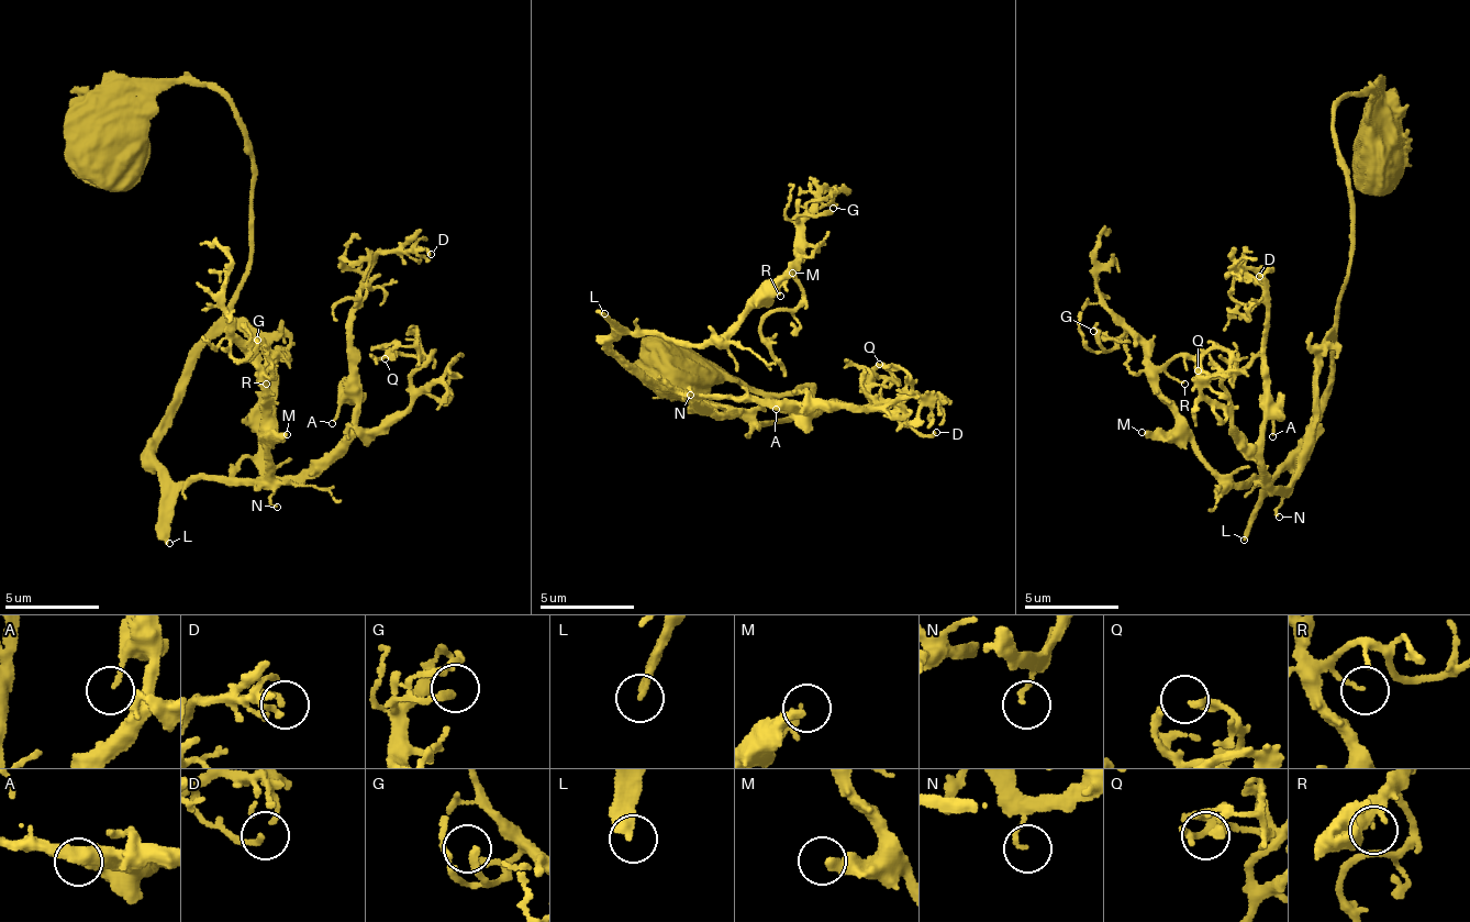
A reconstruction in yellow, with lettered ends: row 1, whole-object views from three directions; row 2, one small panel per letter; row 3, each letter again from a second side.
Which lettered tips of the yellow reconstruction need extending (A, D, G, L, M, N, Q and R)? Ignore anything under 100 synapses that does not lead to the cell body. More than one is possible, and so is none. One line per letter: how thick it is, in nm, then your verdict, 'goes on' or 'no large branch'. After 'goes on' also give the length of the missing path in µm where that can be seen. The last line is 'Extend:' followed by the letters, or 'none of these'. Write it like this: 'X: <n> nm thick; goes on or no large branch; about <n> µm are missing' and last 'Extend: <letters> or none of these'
A: 130 nm thick; no large branch
D: 160 nm thick; no large branch
G: 220 nm thick; no large branch
L: 320 nm thick; goes on; about 300 µm are missing
M: 320 nm thick; no large branch
N: 130 nm thick; no large branch
Q: 150 nm thick; no large branch
R: 100 nm thick; no large branch
Extend: L

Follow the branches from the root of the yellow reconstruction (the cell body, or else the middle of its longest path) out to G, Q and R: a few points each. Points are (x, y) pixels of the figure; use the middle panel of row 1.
G: (676, 371), (811, 388), (798, 412), (749, 424), (611, 347), (714, 345), (792, 271), (799, 213), (833, 208)
Q: (676, 371), (811, 388), (792, 418), (749, 424), (694, 404), (890, 403), (909, 378), (879, 364)
R: (676, 371), (811, 388), (792, 418), (749, 424), (611, 347), (714, 345), (790, 273), (780, 296)

